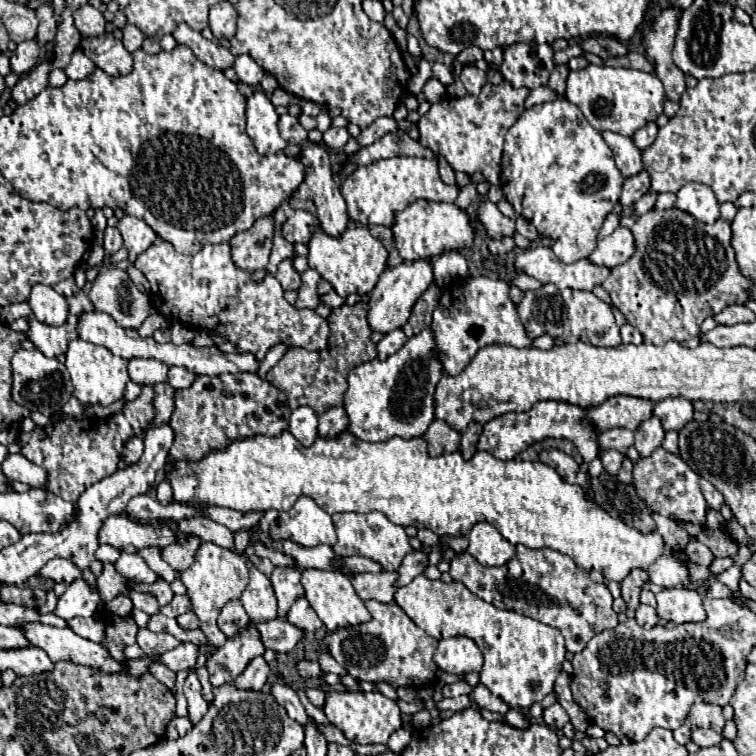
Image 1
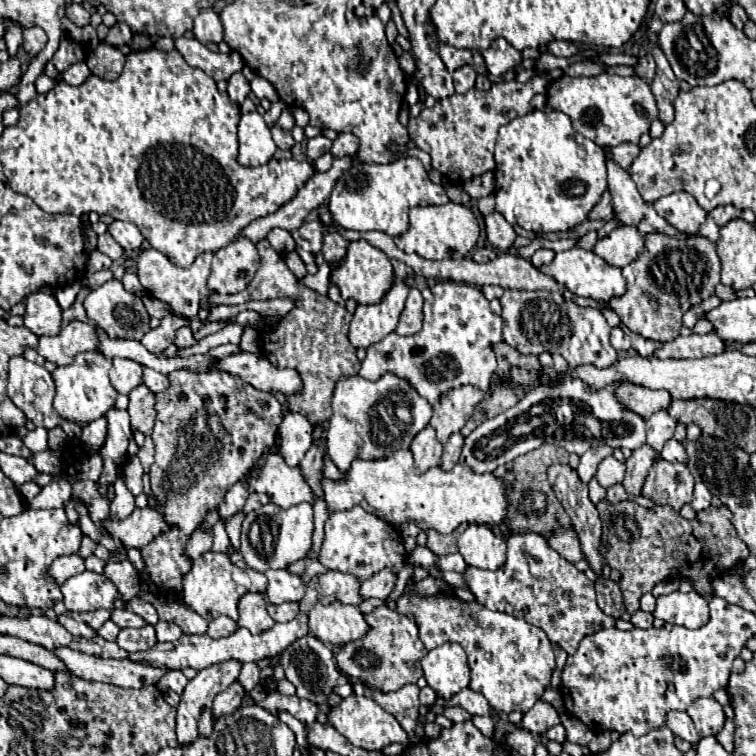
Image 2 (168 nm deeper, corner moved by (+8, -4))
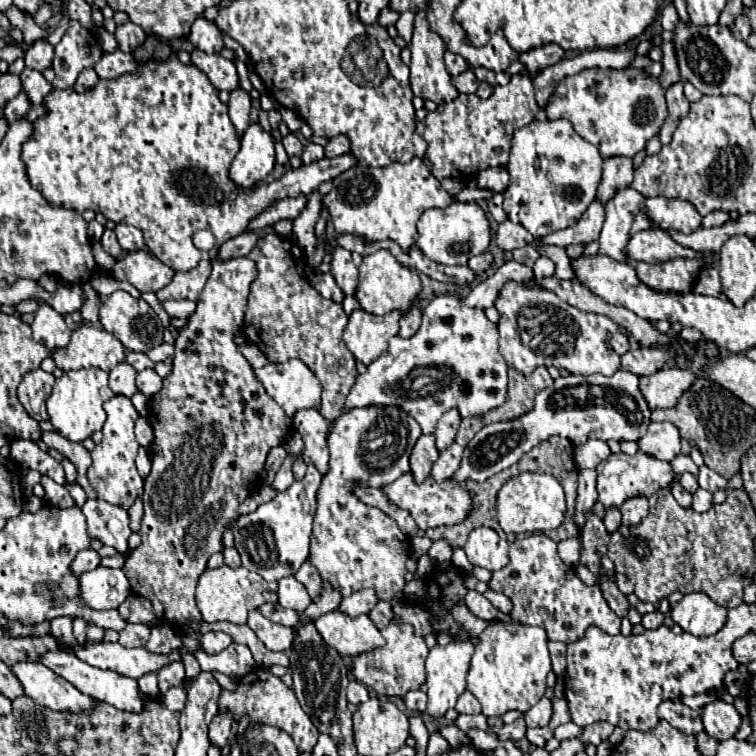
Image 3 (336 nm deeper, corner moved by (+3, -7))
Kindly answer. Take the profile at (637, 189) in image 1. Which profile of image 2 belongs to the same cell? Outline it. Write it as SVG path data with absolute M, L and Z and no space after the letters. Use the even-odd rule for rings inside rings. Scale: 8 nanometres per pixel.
M604 192L600 202L588 212L588 220L604 220L610 218L610 214L612 214L612 198L608 192Z

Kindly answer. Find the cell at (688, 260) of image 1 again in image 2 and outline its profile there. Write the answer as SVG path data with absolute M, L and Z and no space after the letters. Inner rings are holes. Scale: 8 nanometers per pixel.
M648 234L644 238L646 248L640 258L622 268L628 282L626 294L612 298L608 304L634 334L668 342L678 336L682 314L714 294L714 288L720 282L720 258L716 254L716 244L702 236L678 240L666 234Z

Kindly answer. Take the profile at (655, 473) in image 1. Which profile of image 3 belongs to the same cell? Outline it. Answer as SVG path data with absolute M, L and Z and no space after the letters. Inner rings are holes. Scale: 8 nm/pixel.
M683 473L683 475L677 475L675 477L675 481L677 483L681 483L681 487L685 489L685 491L689 491L689 493L695 493L697 491L697 475L693 475L693 473Z

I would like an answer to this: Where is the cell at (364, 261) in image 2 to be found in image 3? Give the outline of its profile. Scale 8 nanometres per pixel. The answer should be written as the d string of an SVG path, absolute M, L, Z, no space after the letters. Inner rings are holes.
M379 249L363 257L363 263L359 265L359 285L355 297L367 313L385 315L393 309L401 309L403 313L407 313L409 307L415 303L419 291L421 291L419 275L403 267L387 249Z

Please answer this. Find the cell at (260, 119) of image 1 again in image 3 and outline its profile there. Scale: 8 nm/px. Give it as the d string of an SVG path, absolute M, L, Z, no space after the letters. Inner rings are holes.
M251 123L241 137L241 151L231 163L229 177L243 189L265 179L275 165L275 145L269 131Z

